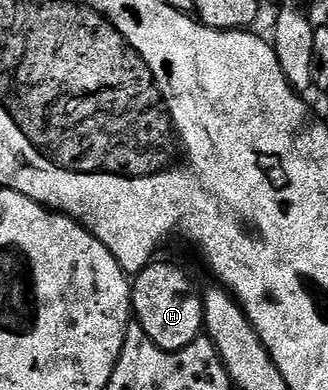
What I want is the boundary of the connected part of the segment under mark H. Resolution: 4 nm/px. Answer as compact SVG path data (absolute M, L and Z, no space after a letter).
M153 262L147 268L135 273L132 285L132 315L135 323L146 330L150 342L154 342L162 350L167 352L177 352L183 348L188 348L190 342L201 339L204 328L204 297L201 289L196 289L192 285L192 280L180 268L175 268L172 264L159 264Z

